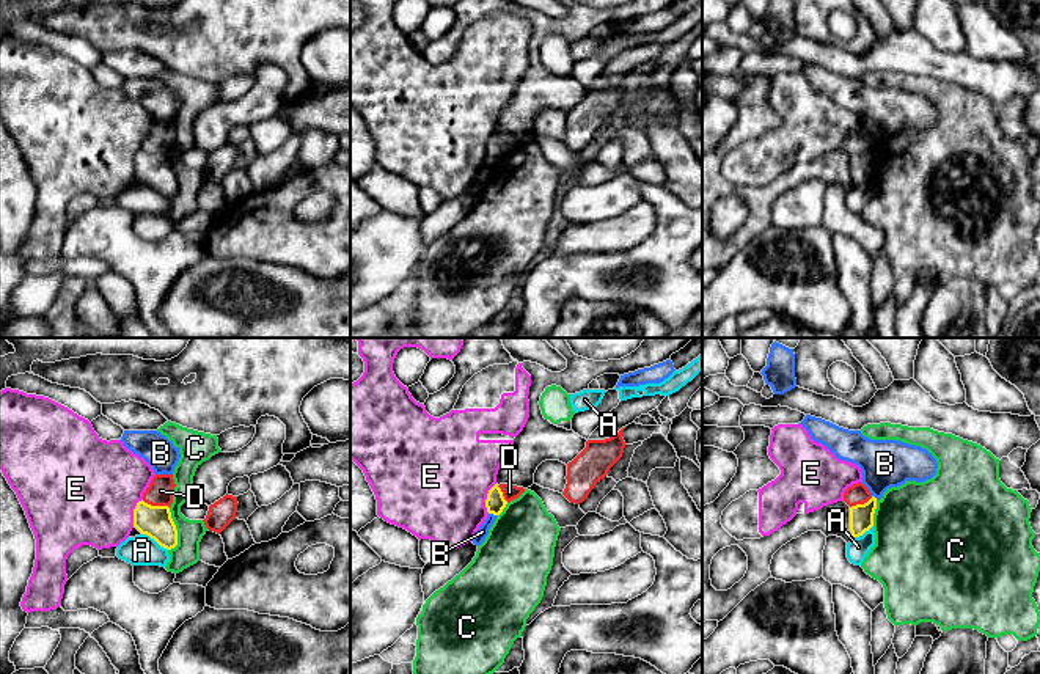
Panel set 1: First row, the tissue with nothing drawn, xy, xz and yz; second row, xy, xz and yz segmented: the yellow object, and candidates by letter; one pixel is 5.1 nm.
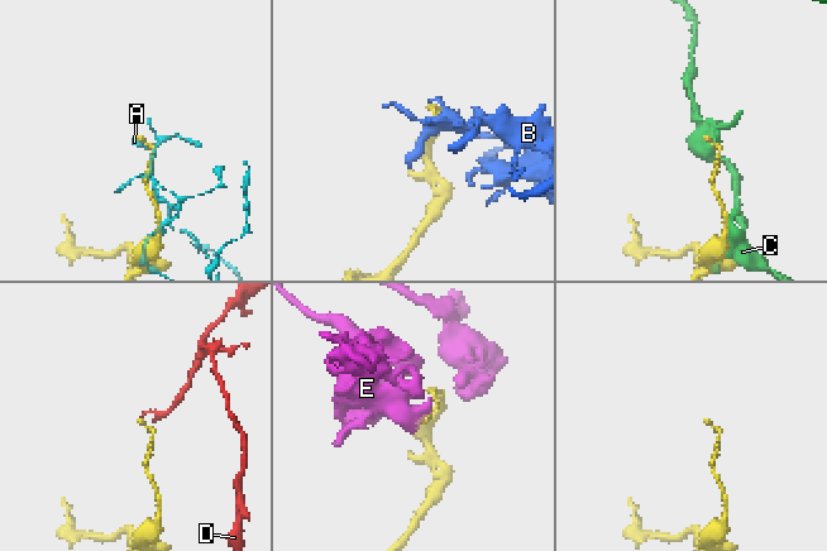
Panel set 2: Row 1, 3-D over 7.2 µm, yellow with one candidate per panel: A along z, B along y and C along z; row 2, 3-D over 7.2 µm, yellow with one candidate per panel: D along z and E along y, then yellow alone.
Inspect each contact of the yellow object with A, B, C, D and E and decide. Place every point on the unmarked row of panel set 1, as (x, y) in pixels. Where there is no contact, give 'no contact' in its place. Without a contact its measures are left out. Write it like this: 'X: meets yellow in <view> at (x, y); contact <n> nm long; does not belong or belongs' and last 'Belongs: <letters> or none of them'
A: meets yellow in xy at (154, 187); contact 160 nm long; does not belong
B: meets yellow in xz at (492, 161); contact 40 nm long; does not belong
C: meets yellow in xy at (176, 178); contact 220 nm long; does not belong
D: meets yellow in xy at (156, 154); contact 150 nm long; does not belong
E: meets yellow in xz at (487, 146); contact 170 nm long; does not belong
Belongs: none of them

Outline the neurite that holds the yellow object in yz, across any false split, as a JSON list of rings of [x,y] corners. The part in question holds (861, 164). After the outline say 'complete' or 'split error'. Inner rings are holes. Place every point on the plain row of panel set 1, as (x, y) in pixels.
[[[872,145],[864,152],[850,156],[850,179],[851,185],[859,185],[873,174],[873,162],[877,157],[877,146]]]; complete

